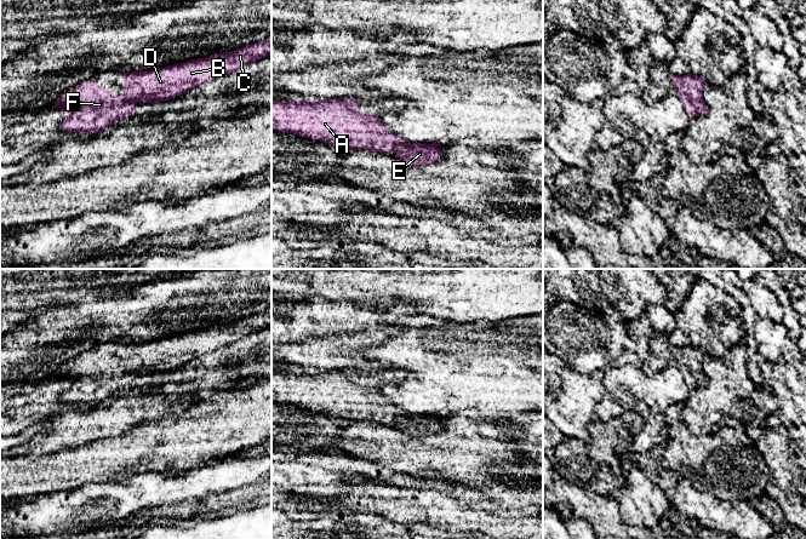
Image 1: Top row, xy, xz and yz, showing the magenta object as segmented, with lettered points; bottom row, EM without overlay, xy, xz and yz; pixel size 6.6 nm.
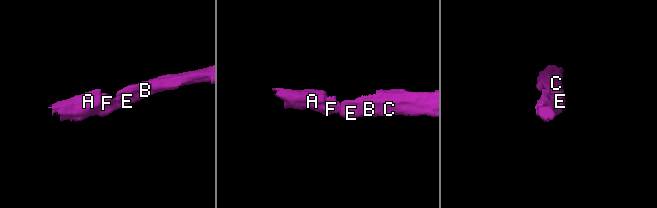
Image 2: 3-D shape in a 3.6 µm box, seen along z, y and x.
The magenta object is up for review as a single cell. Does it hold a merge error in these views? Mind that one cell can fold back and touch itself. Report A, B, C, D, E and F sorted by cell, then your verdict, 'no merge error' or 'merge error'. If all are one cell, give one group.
A B C D E F; no merge error

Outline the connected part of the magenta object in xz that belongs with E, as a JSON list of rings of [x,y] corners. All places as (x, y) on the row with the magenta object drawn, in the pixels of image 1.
[[[333,98],[326,101],[303,99],[301,102],[271,102],[271,127],[282,133],[293,133],[301,137],[320,141],[339,150],[368,149],[388,154],[395,150],[395,157],[411,166],[431,165],[441,157],[439,143],[411,144],[391,132],[375,114],[364,114],[360,102],[353,98]]]

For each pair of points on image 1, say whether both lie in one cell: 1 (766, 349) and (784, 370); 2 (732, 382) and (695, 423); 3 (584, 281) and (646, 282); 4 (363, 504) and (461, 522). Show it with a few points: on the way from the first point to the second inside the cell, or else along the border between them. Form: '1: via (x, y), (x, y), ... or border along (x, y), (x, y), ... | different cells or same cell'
1: border along (766, 360), (777, 363) | different cells
2: via (726, 391), (706, 412) | same cell
3: via (600, 281), (630, 282) | same cell
4: via (387, 504), (421, 506), (436, 514) | same cell

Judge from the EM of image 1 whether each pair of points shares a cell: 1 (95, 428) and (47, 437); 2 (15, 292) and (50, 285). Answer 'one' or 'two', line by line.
1: one
2: one

